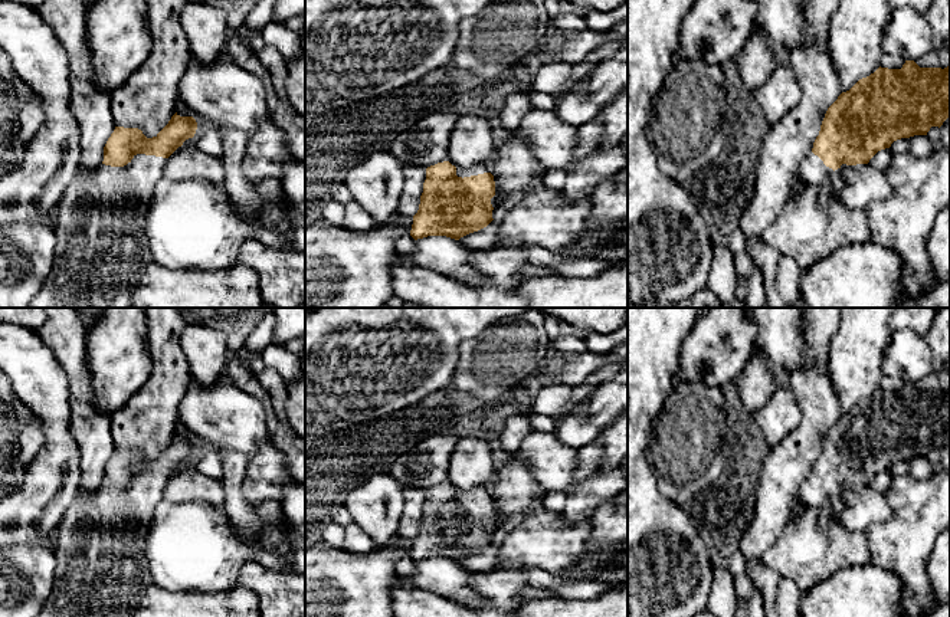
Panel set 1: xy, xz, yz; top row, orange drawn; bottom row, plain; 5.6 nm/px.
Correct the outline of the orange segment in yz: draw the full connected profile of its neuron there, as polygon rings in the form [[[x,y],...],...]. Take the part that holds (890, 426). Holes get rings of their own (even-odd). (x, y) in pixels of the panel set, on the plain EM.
[[[905,383],[901,391],[879,388],[869,398],[859,401],[849,413],[842,414],[828,430],[813,470],[800,486],[797,506],[832,512],[832,495],[842,486],[868,486],[878,473],[890,470],[894,463],[927,457],[931,449],[940,450],[947,440],[950,440],[950,387],[944,391],[920,390],[914,383]]]

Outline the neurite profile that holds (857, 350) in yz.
[[[839,308],[841,319],[829,349],[829,377],[842,414],[879,390],[884,351],[894,334],[890,319],[895,311],[897,308]]]

